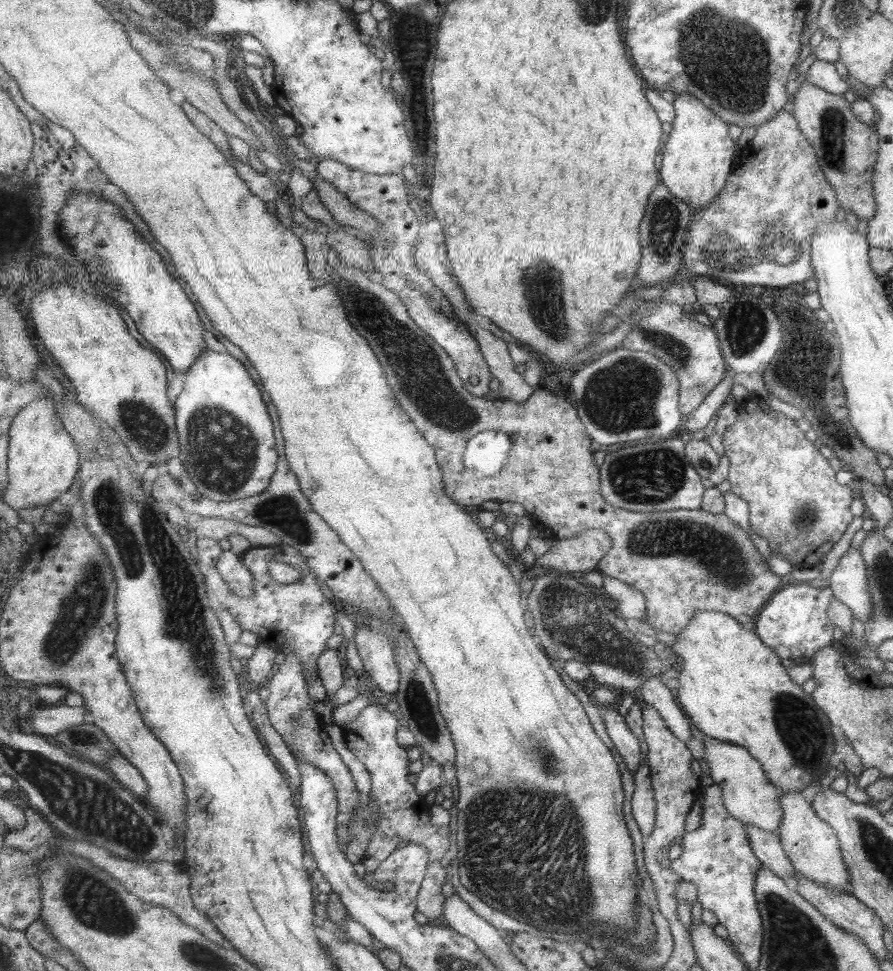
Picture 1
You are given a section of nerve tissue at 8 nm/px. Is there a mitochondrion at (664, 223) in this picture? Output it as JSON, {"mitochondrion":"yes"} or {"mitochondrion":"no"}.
{"mitochondrion":"yes"}

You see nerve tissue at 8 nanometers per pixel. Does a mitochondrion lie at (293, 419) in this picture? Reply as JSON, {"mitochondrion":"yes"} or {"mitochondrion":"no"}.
{"mitochondrion":"no"}

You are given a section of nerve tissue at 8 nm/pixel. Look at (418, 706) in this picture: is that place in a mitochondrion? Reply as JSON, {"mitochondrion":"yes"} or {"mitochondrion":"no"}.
{"mitochondrion":"yes"}

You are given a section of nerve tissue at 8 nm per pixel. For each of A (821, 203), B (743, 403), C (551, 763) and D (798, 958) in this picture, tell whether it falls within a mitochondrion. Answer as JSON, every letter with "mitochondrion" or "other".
{"A":"other","B":"other","C":"mitochondrion","D":"mitochondrion"}

